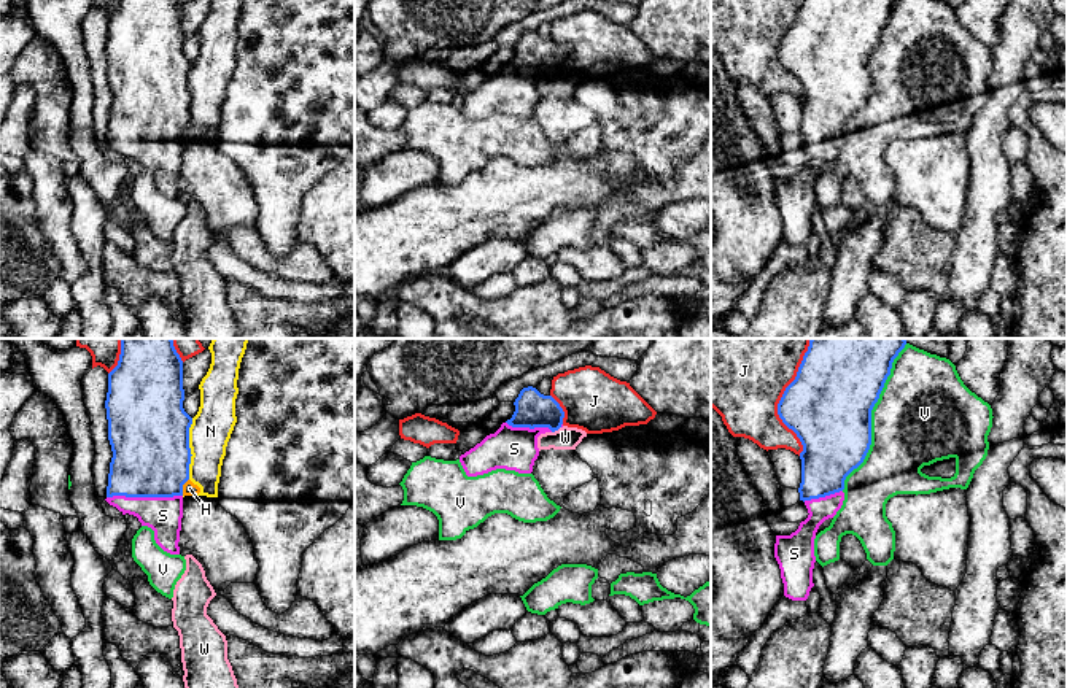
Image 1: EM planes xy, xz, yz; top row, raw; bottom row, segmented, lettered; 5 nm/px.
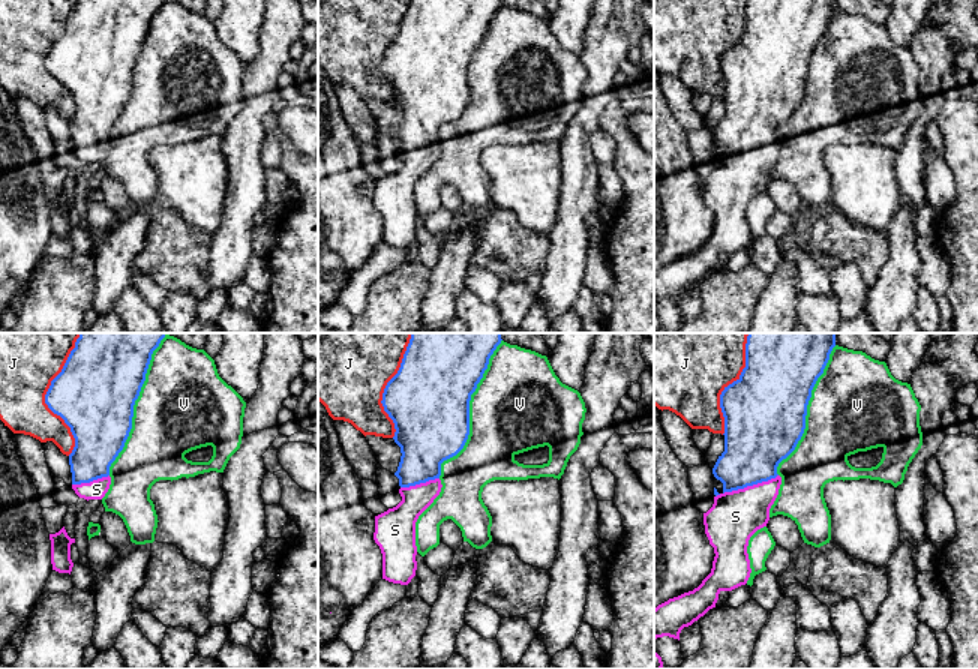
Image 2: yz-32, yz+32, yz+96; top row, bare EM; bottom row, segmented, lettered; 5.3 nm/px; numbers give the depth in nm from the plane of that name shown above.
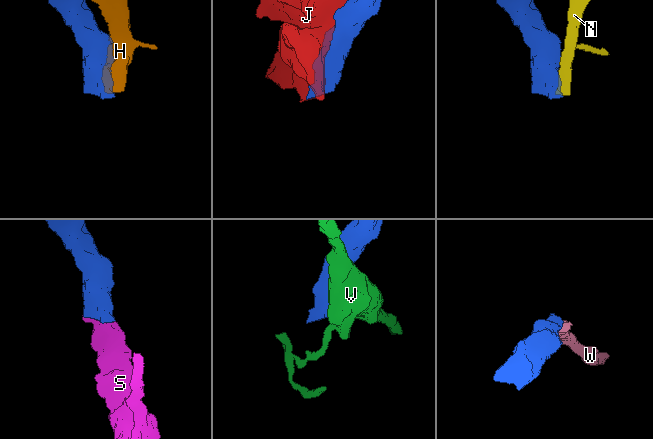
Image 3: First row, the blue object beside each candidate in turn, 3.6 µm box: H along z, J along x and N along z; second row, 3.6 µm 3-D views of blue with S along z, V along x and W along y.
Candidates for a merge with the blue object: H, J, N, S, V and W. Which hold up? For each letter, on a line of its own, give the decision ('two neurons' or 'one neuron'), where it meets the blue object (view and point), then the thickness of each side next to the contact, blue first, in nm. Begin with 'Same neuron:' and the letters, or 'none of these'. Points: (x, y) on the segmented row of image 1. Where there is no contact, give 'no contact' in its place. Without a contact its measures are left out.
Same neuron: S
H: two neurons; contact xy (182, 487); calibres 400 and 70 nm
J: two neurons; contact yz (781, 398); calibres 440 and 480 nm
N: two neurons; contact xy (190, 448); calibres 420 and 200 nm
S: one neuron; contact xy (143, 496); calibres 400 and 180 nm
V: two neurons; contact yz (870, 417); calibres 440 and 460 nm
W: two neurons; contact xz (555, 429); calibres 180 and 110 nm

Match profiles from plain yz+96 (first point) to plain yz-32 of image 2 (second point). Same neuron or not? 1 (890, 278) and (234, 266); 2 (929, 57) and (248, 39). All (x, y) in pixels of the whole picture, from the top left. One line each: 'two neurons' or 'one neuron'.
1: one neuron
2: two neurons

